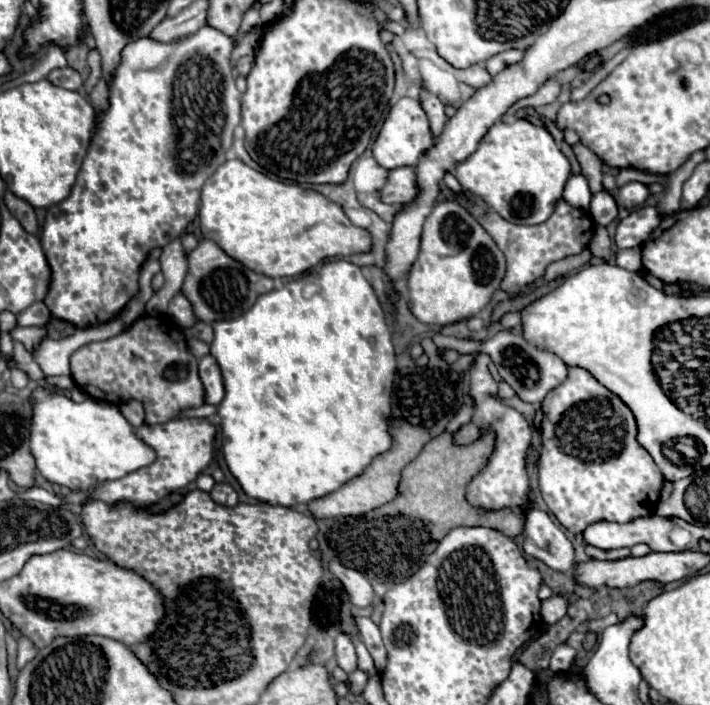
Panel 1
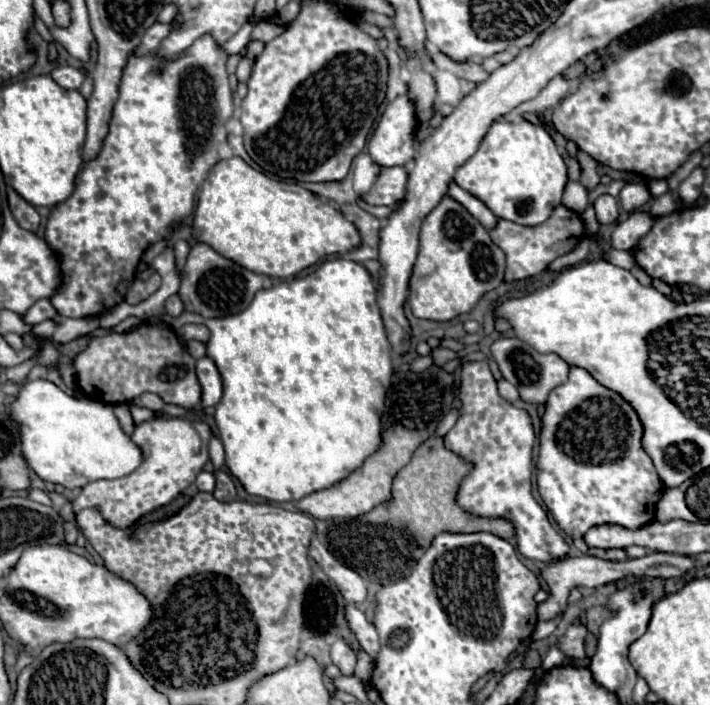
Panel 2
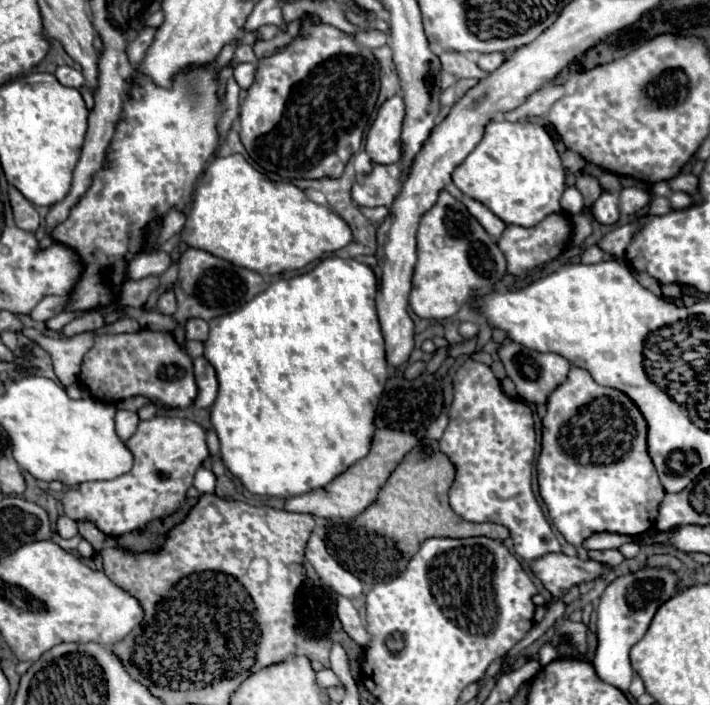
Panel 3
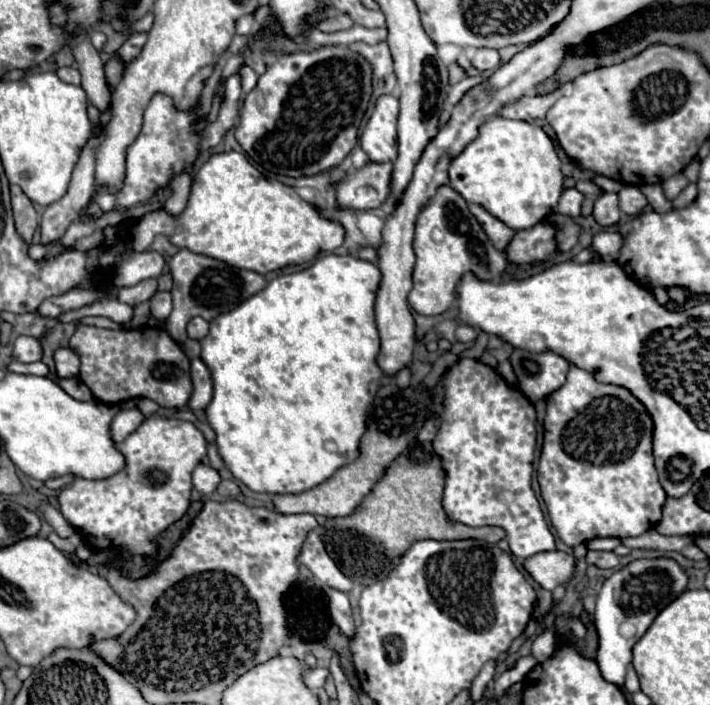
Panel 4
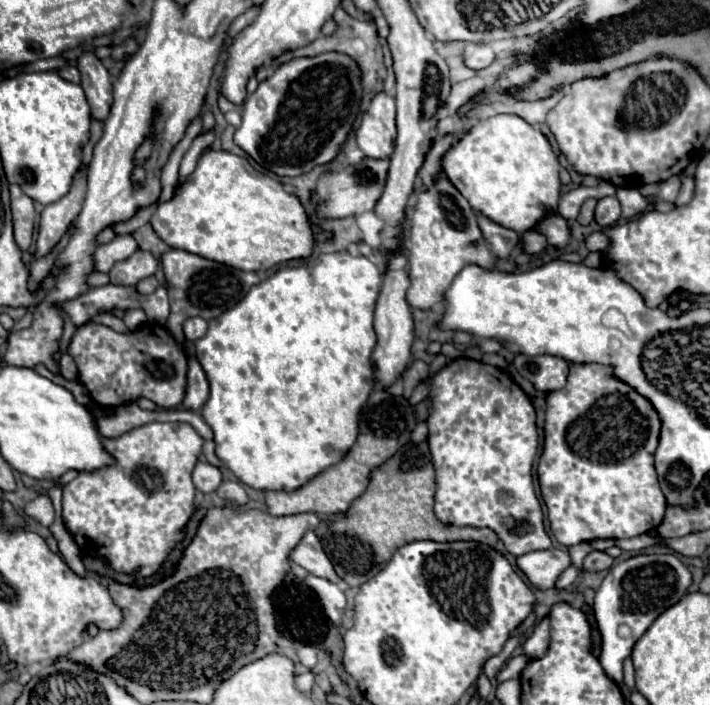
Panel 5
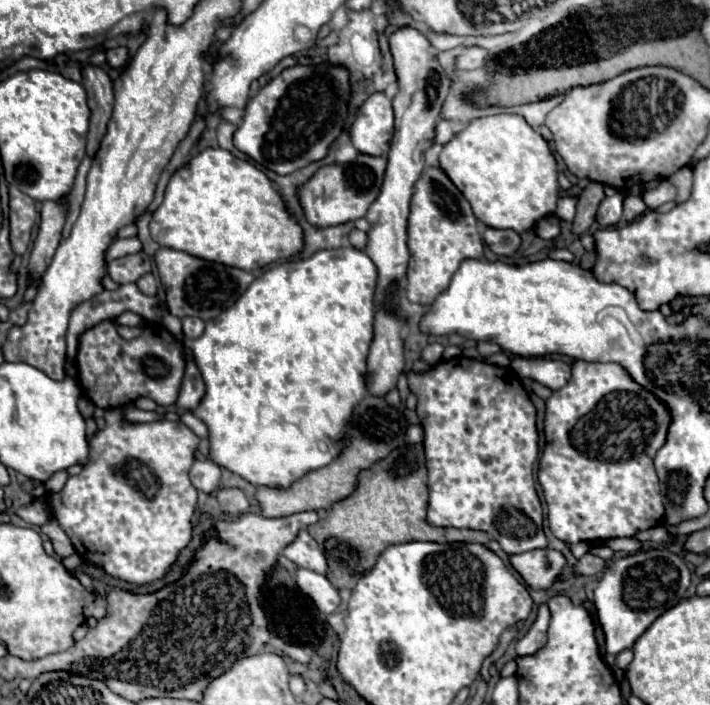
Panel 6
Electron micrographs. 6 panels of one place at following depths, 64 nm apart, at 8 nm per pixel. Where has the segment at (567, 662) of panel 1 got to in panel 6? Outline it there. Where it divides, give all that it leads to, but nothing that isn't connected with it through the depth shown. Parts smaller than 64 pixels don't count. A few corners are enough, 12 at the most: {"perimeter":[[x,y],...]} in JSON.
{"perimeter":[[542,604],[536,622],[516,652],[530,656],[544,648],[550,624],[548,606]]}

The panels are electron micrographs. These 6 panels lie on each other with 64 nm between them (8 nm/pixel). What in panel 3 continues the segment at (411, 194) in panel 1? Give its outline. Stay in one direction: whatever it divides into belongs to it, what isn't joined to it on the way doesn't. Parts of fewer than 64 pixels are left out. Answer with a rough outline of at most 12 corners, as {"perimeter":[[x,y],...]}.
{"perimeter":[[398,164],[380,166],[352,186],[358,206],[390,206],[402,188]]}

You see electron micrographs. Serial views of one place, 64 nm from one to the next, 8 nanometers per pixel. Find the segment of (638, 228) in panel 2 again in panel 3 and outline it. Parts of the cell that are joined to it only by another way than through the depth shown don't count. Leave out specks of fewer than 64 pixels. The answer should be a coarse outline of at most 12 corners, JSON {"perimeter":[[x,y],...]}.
{"perimeter":[[638,220],[610,230],[602,248],[624,254],[638,232]]}

